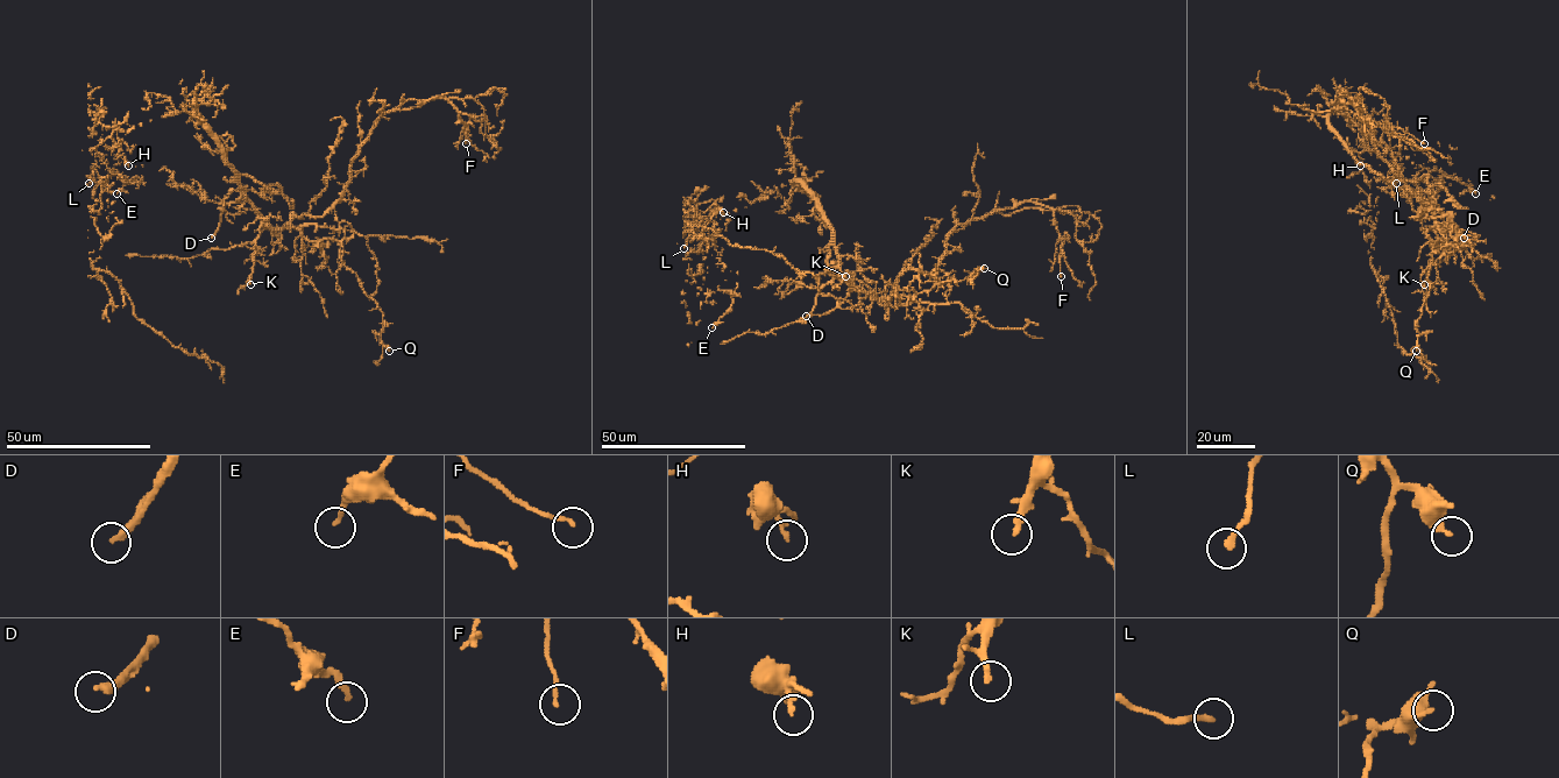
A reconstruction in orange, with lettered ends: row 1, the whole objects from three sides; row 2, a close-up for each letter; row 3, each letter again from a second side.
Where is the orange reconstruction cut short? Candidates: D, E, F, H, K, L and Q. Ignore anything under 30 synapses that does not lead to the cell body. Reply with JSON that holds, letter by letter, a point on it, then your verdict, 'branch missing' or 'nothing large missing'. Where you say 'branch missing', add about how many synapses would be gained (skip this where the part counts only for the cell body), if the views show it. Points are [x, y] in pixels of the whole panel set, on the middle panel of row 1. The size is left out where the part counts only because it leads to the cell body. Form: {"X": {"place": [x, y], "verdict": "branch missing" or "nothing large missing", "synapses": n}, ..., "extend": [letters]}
{"D": {"place": [806, 316], "verdict": "branch missing"}, "E": {"place": [711, 327], "verdict": "nothing large missing"}, "F": {"place": [1061, 276], "verdict": "branch missing", "synapses": 30}, "H": {"place": [723, 212], "verdict": "nothing large missing"}, "K": {"place": [845, 276], "verdict": "branch missing", "synapses": 100}, "L": {"place": [684, 248], "verdict": "nothing large missing"}, "Q": {"place": [984, 268], "verdict": "nothing large missing"}, "extend": ["D", "F", "K"]}

